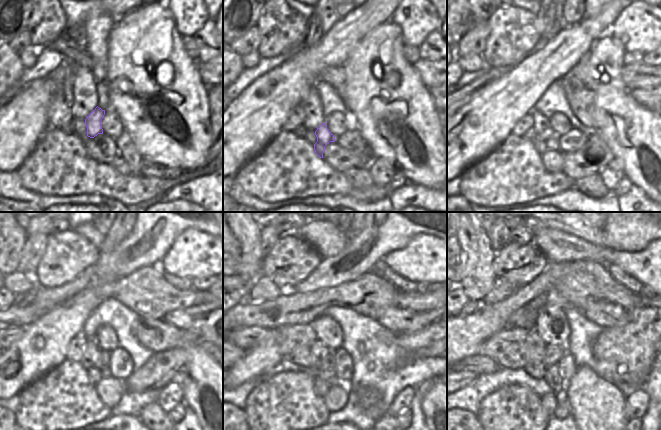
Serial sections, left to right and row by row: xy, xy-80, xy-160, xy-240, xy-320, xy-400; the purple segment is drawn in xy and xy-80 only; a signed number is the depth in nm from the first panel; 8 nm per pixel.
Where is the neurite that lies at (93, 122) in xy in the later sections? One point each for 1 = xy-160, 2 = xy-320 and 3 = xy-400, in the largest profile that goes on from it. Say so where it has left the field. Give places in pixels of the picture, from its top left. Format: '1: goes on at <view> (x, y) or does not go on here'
1: goes on at xy-160 (552, 159)
2: goes on at xy-320 (336, 397)
3: goes on at xy-400 (562, 408)

